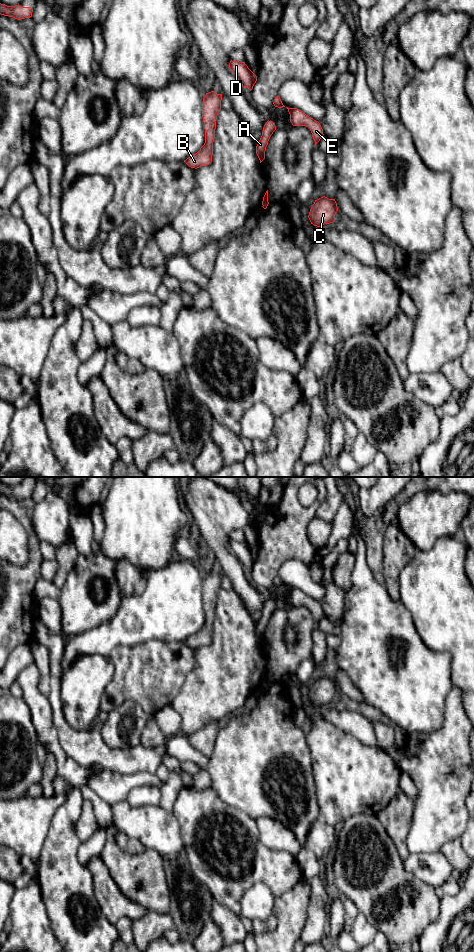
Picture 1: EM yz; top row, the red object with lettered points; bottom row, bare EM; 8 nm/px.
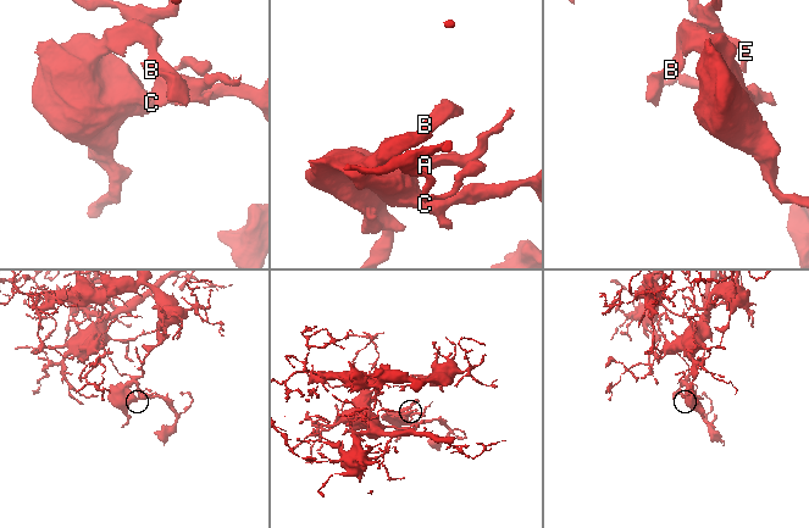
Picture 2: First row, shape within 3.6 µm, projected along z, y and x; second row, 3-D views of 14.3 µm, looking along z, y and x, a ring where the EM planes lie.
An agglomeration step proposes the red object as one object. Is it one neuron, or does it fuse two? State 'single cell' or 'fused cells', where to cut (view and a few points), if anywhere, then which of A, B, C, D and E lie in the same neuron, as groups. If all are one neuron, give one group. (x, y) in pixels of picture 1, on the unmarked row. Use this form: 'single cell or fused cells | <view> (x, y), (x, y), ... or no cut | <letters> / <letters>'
fused cells | yz (267, 681), (263, 685) | A D E / B C

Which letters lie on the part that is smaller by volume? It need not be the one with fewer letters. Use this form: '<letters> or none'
B, C

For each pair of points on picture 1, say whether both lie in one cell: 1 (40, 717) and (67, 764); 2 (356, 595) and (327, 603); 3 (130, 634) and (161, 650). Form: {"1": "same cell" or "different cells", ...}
{"1": "same cell", "2": "different cells", "3": "different cells"}

